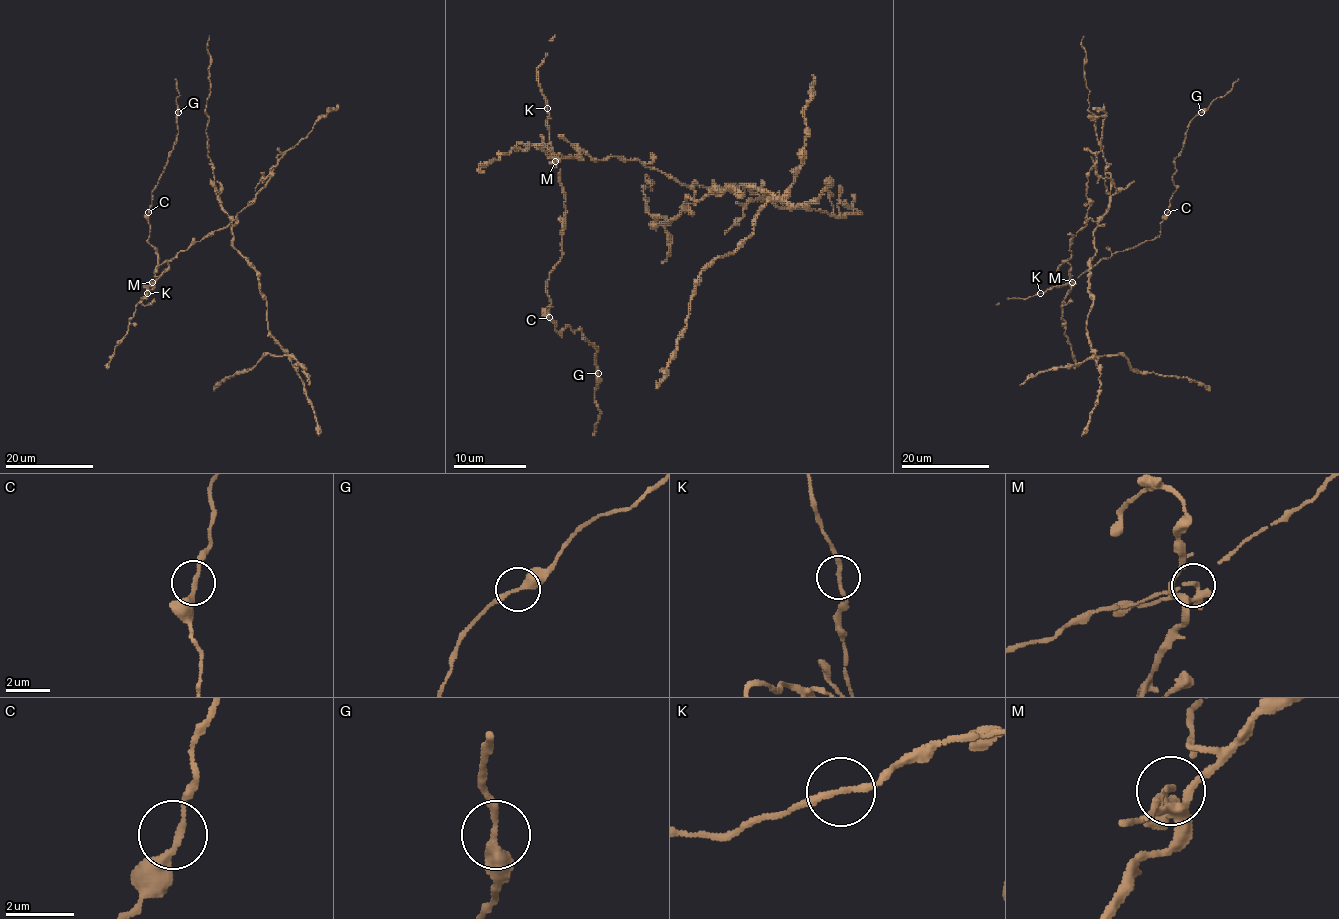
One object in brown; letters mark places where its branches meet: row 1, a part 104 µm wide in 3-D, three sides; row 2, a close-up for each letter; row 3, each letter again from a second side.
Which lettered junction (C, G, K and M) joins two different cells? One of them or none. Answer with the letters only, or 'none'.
M

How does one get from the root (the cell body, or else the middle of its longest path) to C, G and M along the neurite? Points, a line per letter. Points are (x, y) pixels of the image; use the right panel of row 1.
C: (1072, 241), (1072, 257), (1066, 261), (1071, 265), (1071, 276), (1078, 278), (1102, 259), (1156, 238), (1167, 212)
G: (1072, 241), (1066, 261), (1078, 278), (1156, 238), (1176, 190), (1174, 160), (1201, 113)
M: (1072, 241), (1072, 257), (1066, 261), (1071, 265), (1068, 282), (1073, 282)

